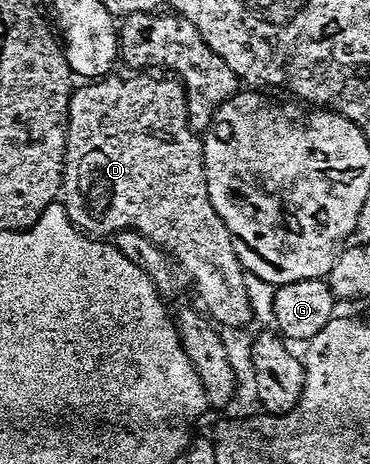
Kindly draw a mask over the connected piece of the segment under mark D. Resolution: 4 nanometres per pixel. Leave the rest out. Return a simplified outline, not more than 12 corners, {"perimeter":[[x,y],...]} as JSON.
{"perimeter":[[116,74],[68,106],[62,202],[142,233],[221,328],[254,319],[175,77]]}

